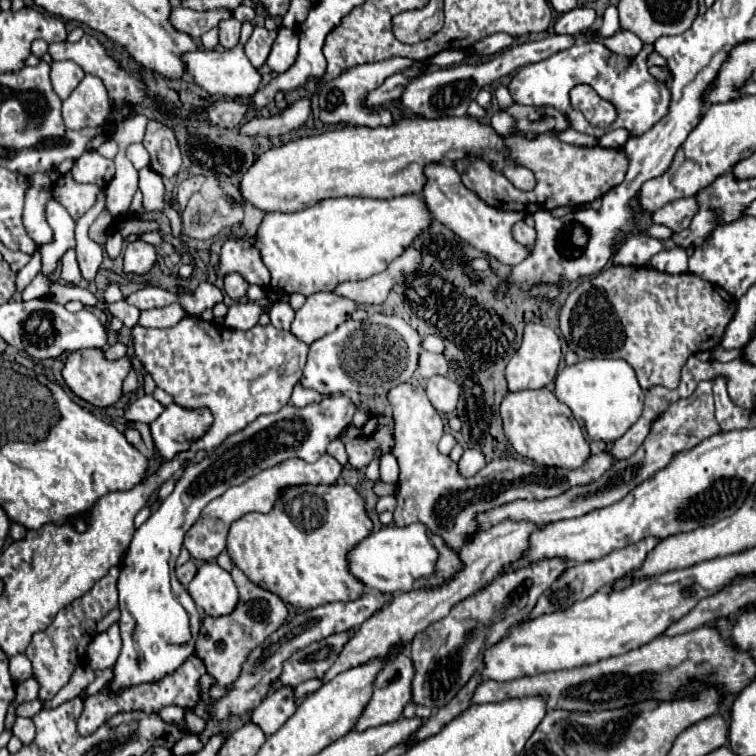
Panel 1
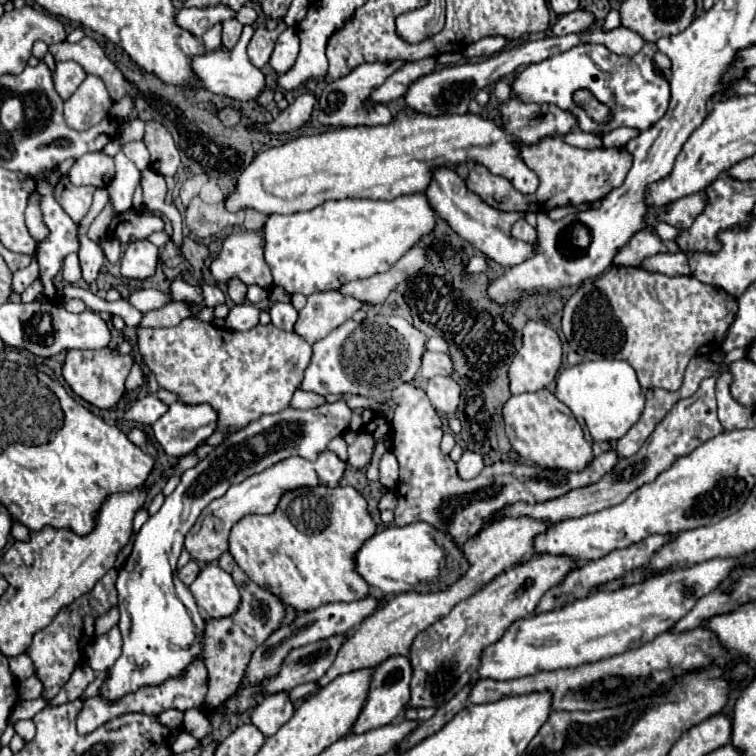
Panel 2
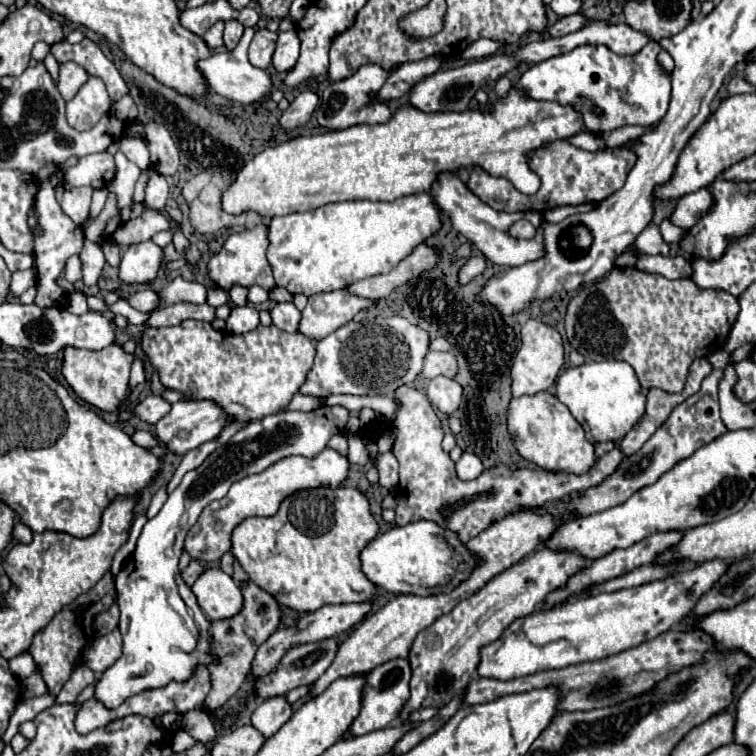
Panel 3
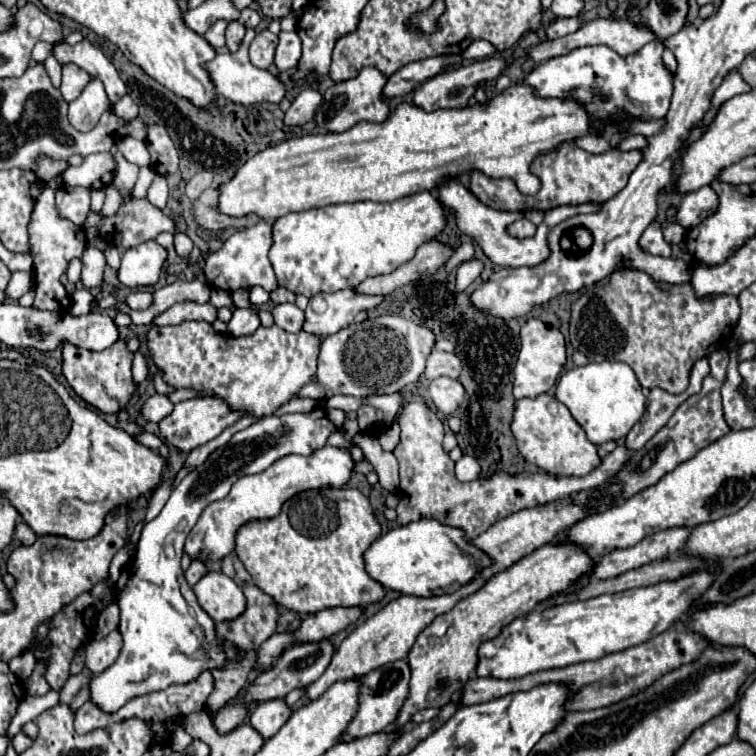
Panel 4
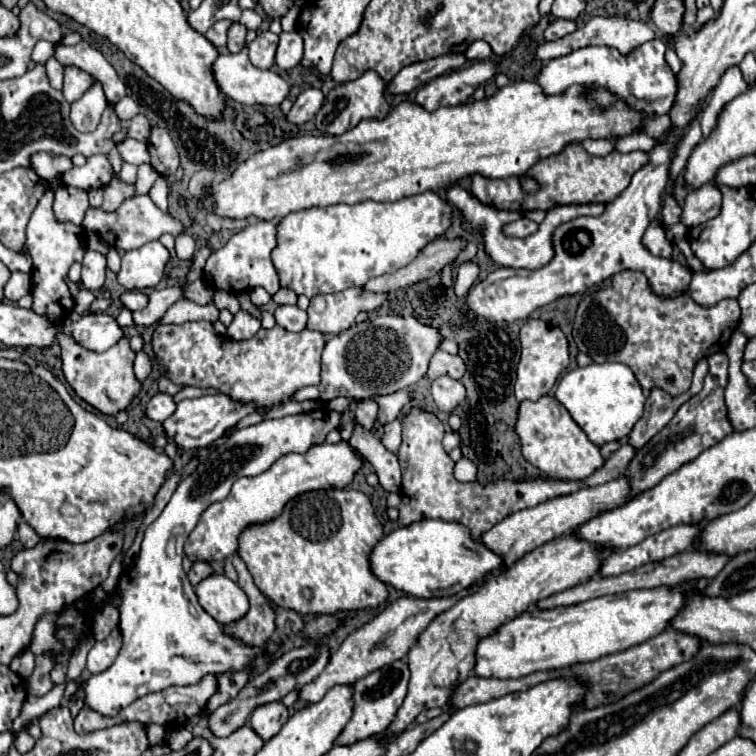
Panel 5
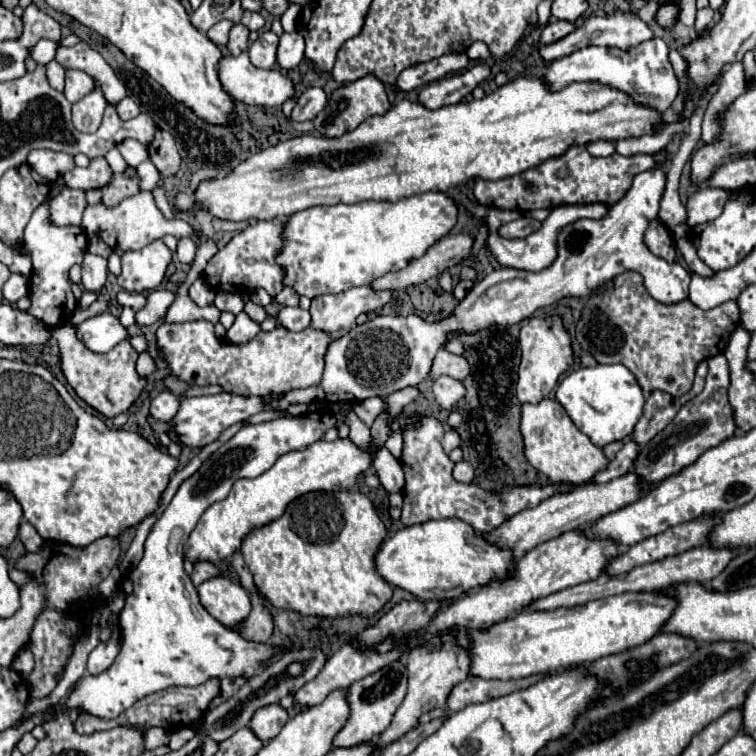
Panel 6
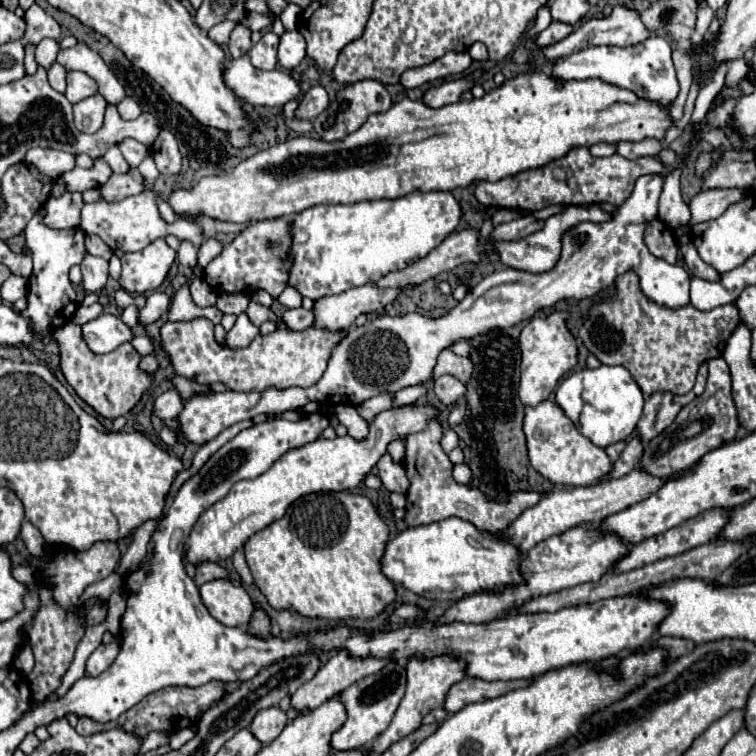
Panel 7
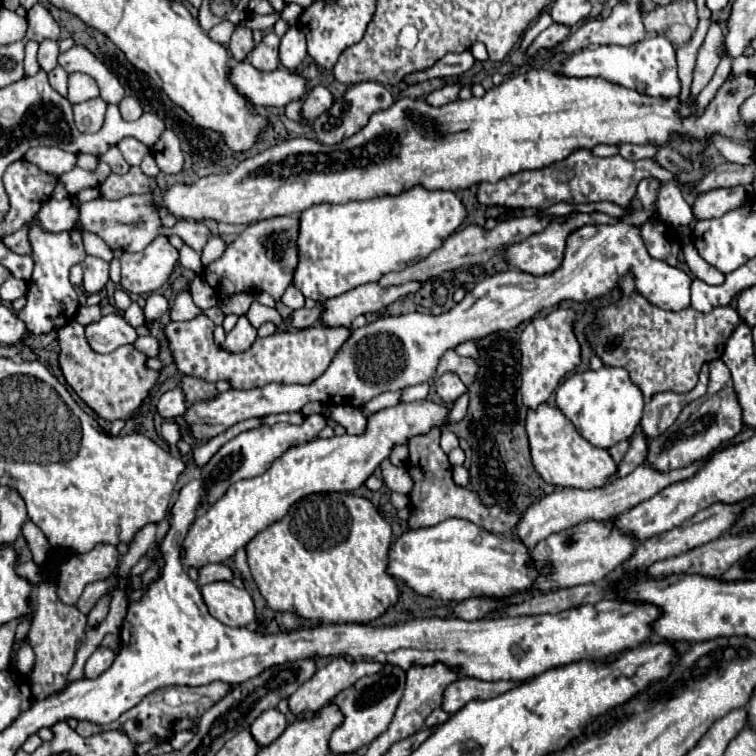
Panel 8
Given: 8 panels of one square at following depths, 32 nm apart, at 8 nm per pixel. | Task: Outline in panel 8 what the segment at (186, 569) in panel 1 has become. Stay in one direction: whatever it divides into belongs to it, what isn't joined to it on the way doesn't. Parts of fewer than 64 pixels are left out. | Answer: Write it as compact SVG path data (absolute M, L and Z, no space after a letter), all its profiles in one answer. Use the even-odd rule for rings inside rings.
M206 564L198 568L198 584L210 584L218 580L232 580L232 572L224 564Z

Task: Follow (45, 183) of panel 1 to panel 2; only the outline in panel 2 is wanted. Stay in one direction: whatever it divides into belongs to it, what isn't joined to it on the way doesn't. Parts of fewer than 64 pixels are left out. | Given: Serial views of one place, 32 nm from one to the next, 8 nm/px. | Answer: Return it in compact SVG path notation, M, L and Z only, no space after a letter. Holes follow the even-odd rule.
M35 190L32 196L28 196L28 208L26 208L26 228L30 232L30 236L36 242L42 242L48 238L48 228L42 222L42 208L40 208L41 196Z

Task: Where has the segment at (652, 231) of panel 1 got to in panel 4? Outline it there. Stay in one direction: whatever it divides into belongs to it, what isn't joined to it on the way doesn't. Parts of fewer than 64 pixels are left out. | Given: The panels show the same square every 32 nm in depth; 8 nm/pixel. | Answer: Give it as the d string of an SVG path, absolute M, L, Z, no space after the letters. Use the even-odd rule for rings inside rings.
M667 221L661 224L665 240L670 244L679 244L686 236L687 230L676 223L668 223Z

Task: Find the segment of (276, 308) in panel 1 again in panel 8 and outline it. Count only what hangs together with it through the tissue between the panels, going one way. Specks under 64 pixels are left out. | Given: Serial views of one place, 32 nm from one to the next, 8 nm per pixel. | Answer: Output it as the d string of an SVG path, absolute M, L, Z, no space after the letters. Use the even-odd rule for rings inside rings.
M300 308L300 310L294 310L290 314L290 324L298 330L304 330L304 328L310 328L310 326L316 326L318 324L318 314L320 314L320 308Z

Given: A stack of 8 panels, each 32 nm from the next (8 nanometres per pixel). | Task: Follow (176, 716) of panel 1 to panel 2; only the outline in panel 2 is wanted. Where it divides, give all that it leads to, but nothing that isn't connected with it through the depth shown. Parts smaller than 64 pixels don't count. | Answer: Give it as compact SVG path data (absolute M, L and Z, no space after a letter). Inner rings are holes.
M167 709L159 715L159 720L169 728L176 728L182 724L184 713L177 709Z

